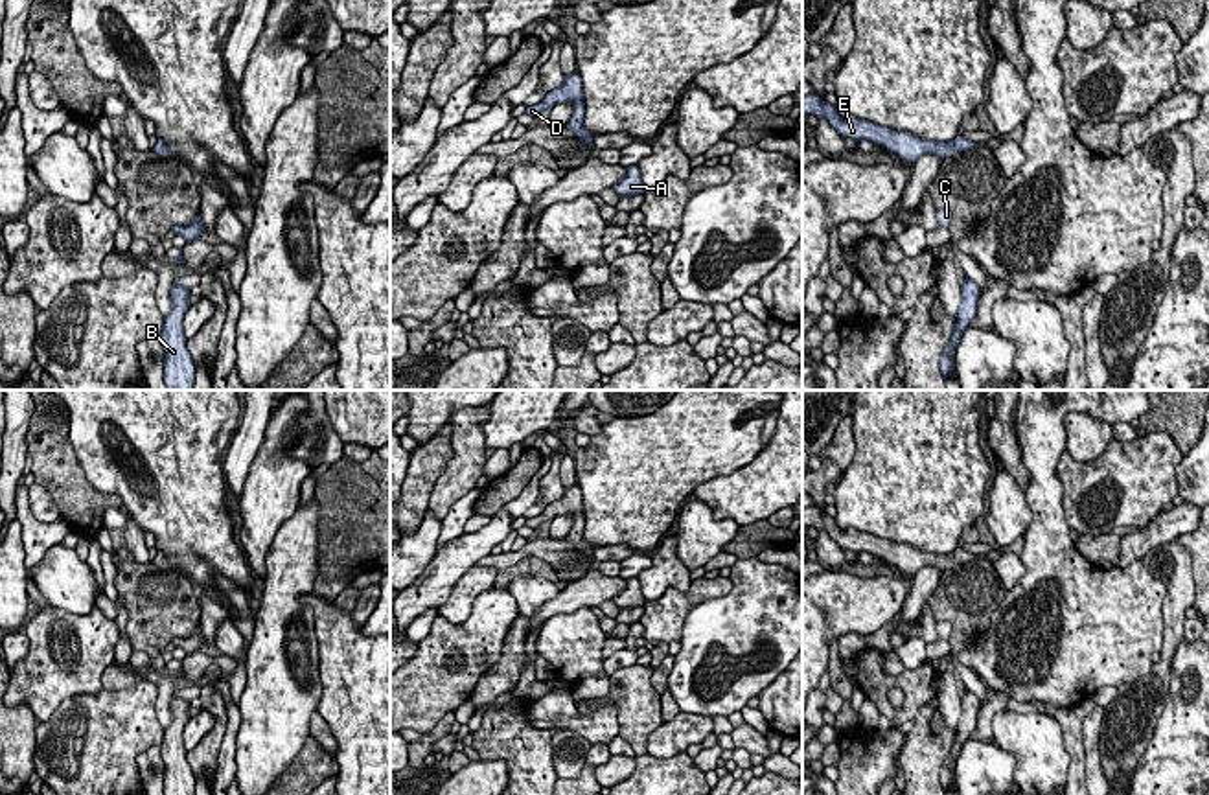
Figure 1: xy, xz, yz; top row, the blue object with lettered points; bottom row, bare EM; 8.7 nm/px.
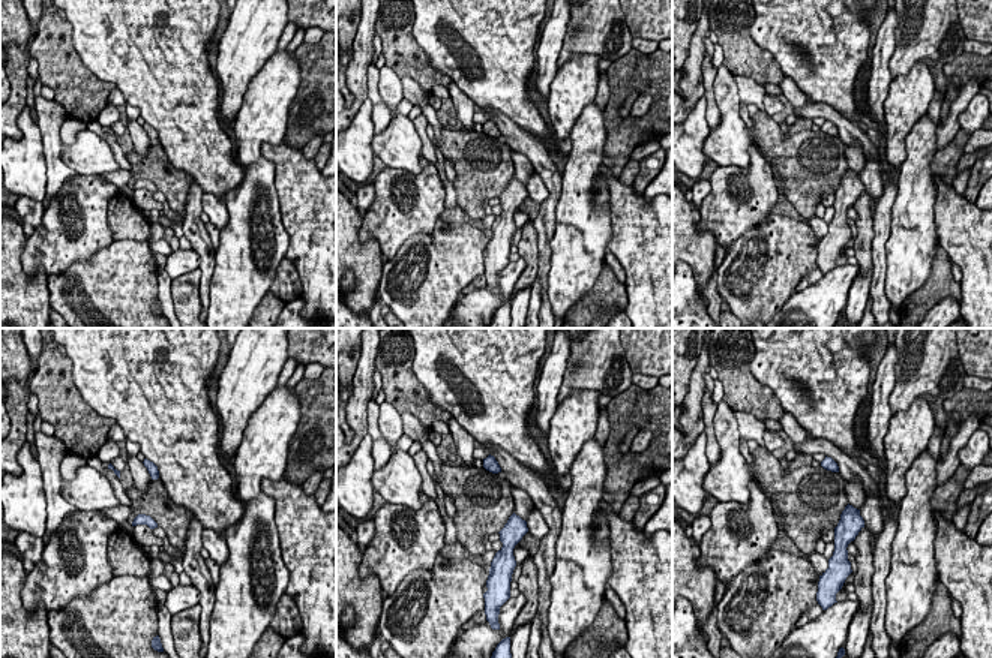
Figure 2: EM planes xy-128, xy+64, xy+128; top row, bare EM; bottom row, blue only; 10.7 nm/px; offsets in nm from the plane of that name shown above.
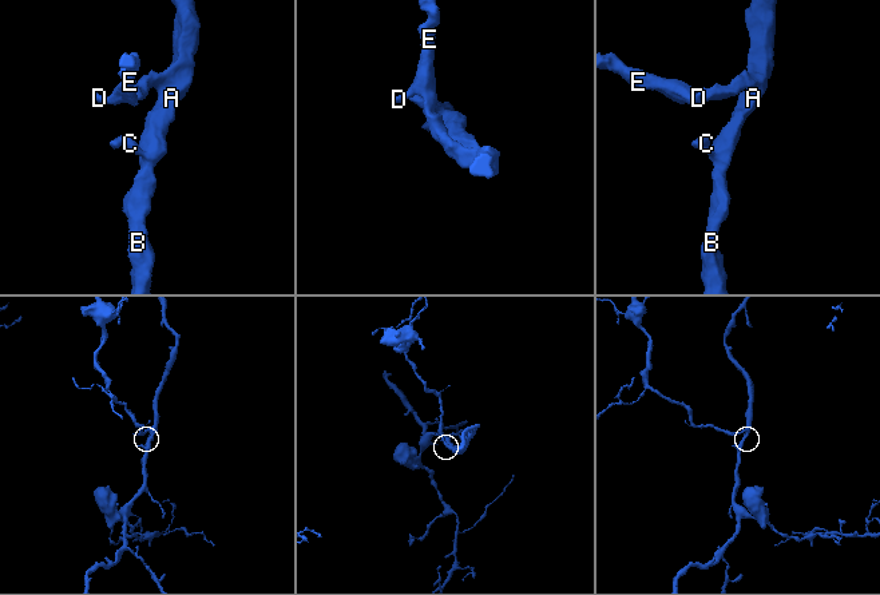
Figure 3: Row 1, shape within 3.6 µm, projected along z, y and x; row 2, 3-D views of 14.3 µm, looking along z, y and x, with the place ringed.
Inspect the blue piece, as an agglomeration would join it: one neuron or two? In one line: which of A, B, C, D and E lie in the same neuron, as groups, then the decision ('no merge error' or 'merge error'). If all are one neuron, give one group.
A B C D E; no merge error

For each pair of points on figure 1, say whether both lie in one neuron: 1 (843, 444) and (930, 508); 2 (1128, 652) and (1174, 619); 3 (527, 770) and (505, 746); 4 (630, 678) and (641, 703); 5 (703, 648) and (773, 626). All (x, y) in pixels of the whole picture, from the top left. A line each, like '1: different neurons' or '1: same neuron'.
1: different neurons
2: different neurons
3: same neuron
4: same neuron
5: same neuron

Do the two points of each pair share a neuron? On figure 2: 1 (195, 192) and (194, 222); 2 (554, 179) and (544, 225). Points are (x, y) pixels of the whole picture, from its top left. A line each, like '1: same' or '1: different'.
1: same
2: same

